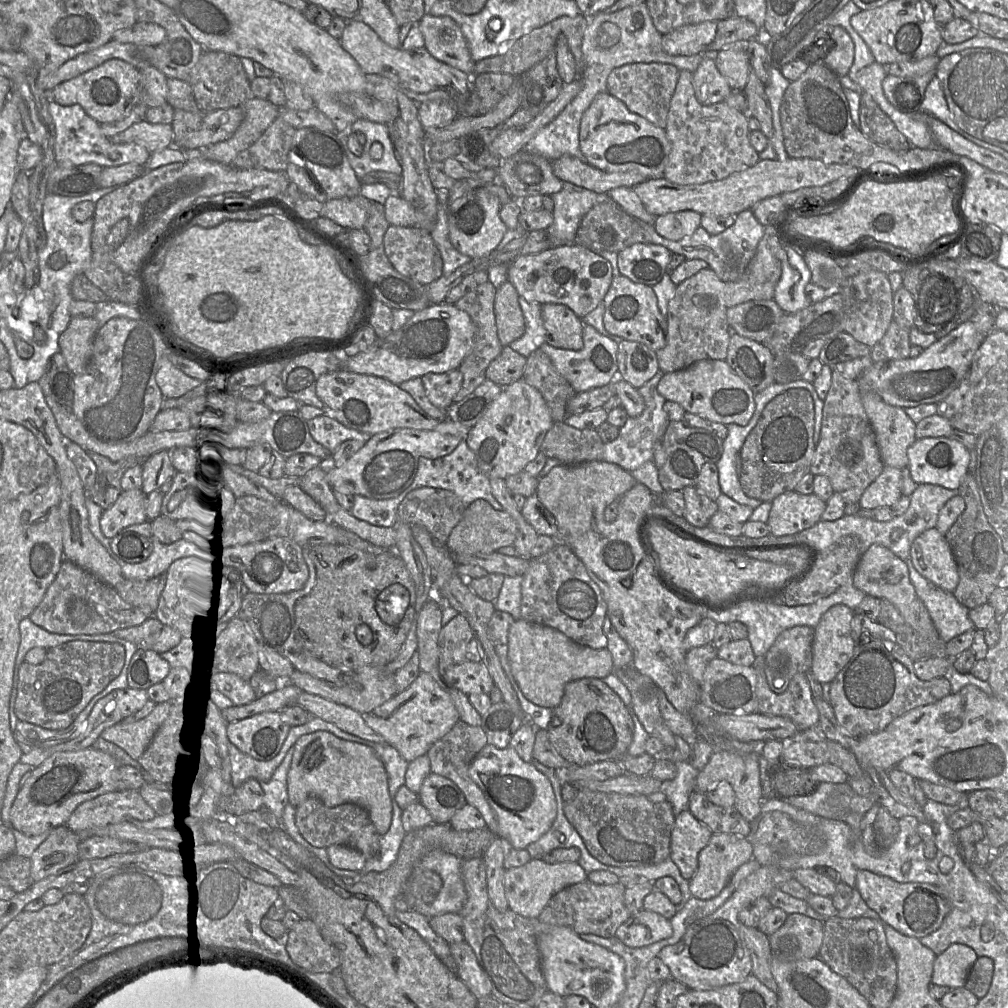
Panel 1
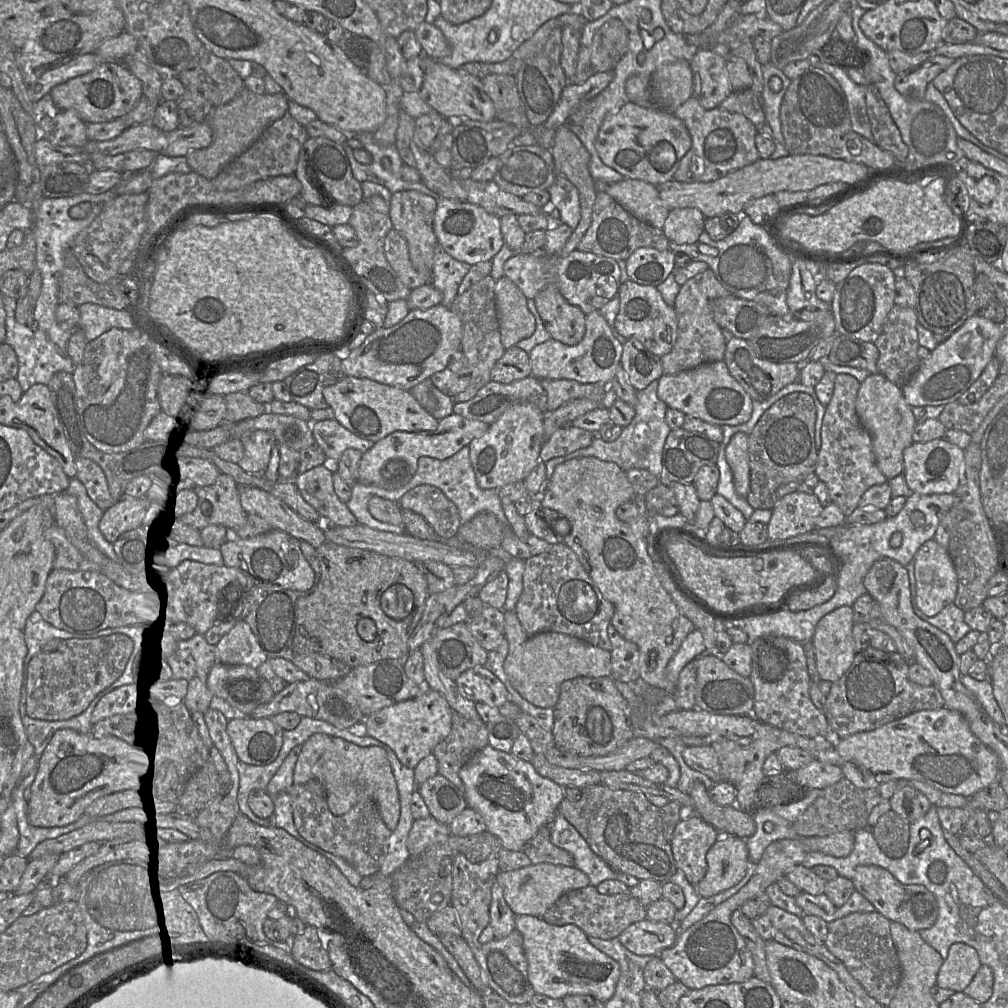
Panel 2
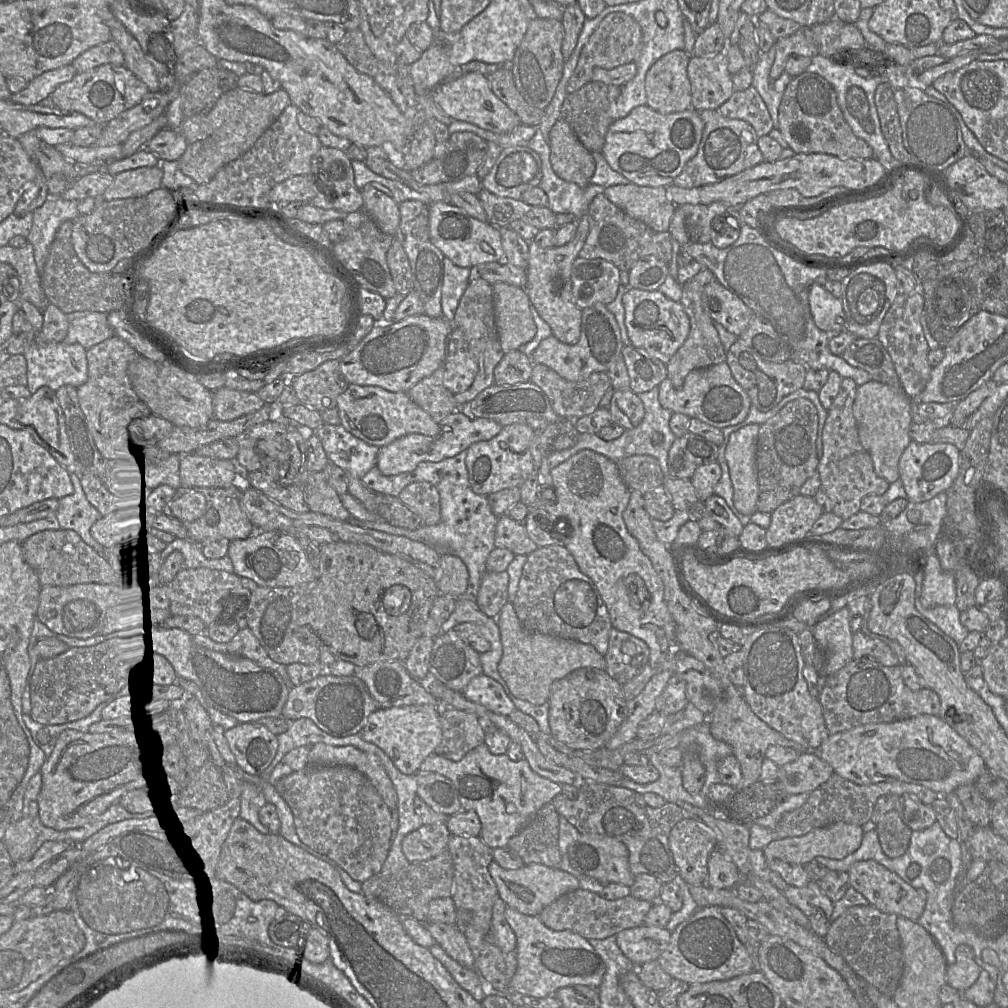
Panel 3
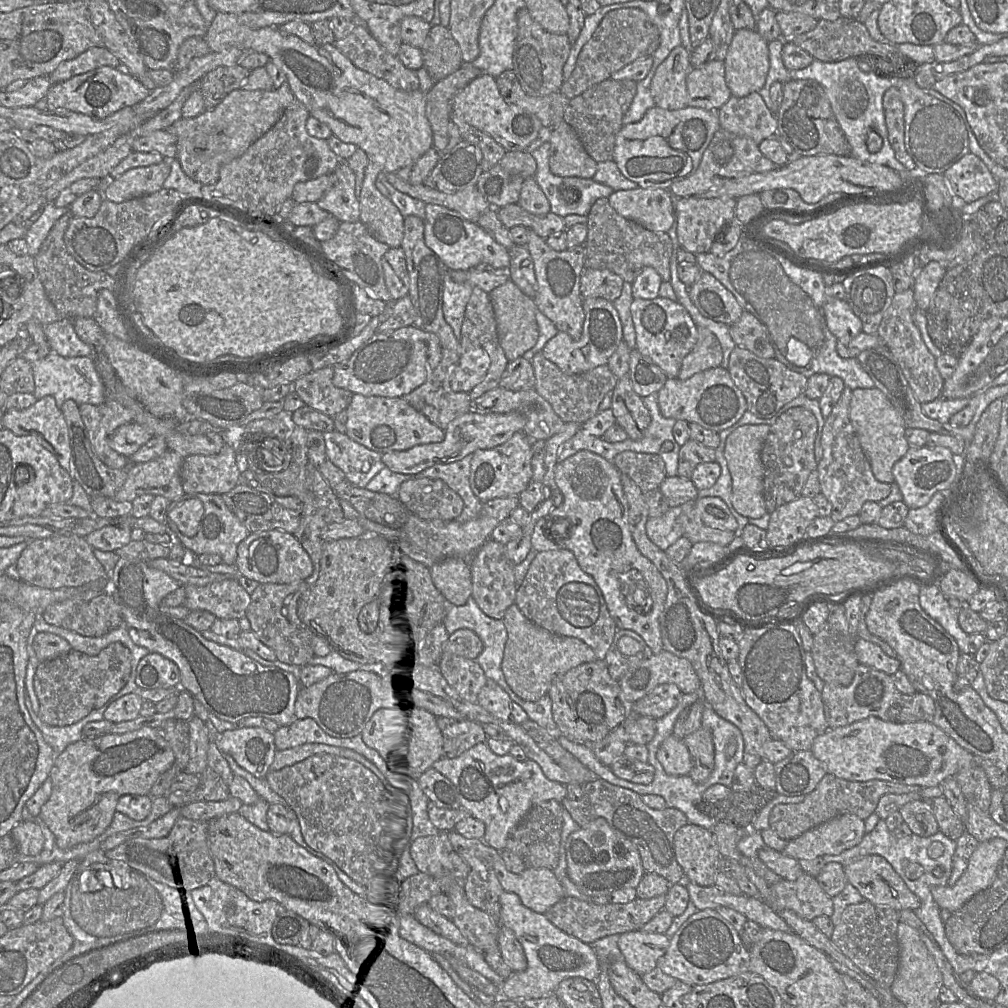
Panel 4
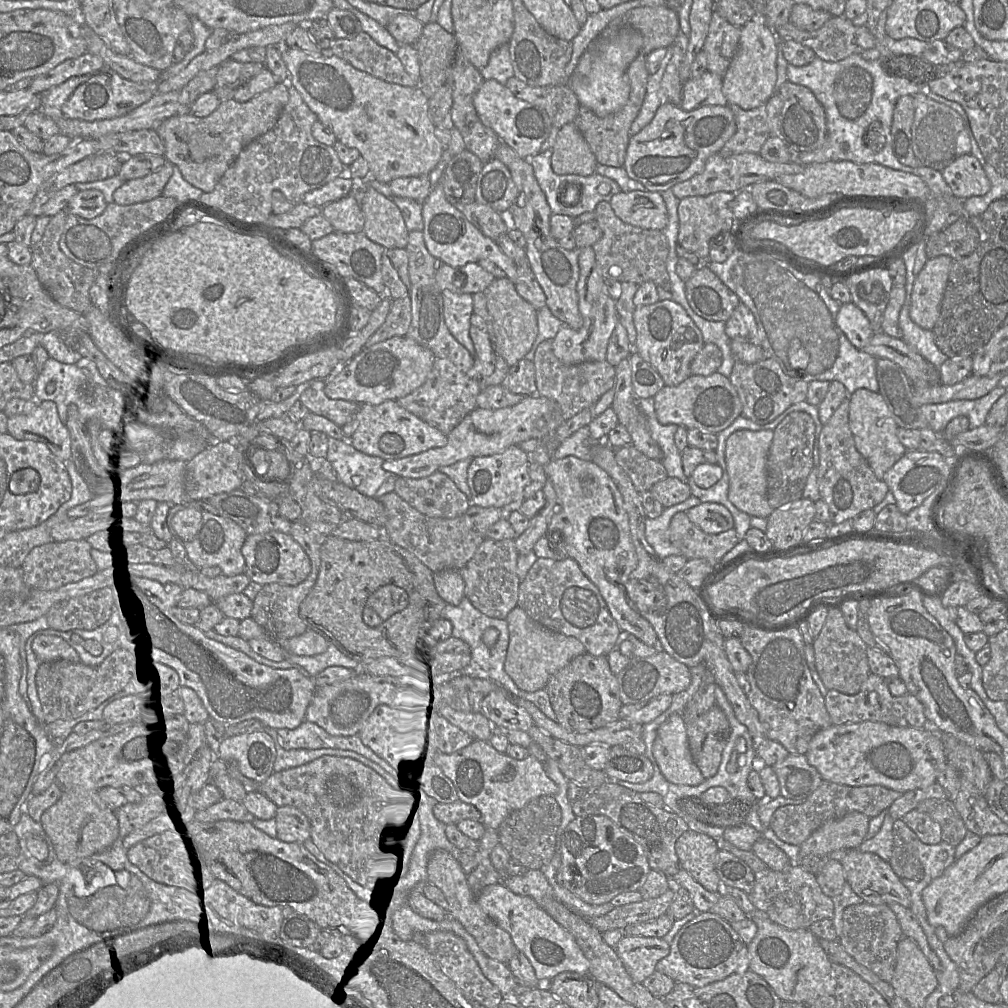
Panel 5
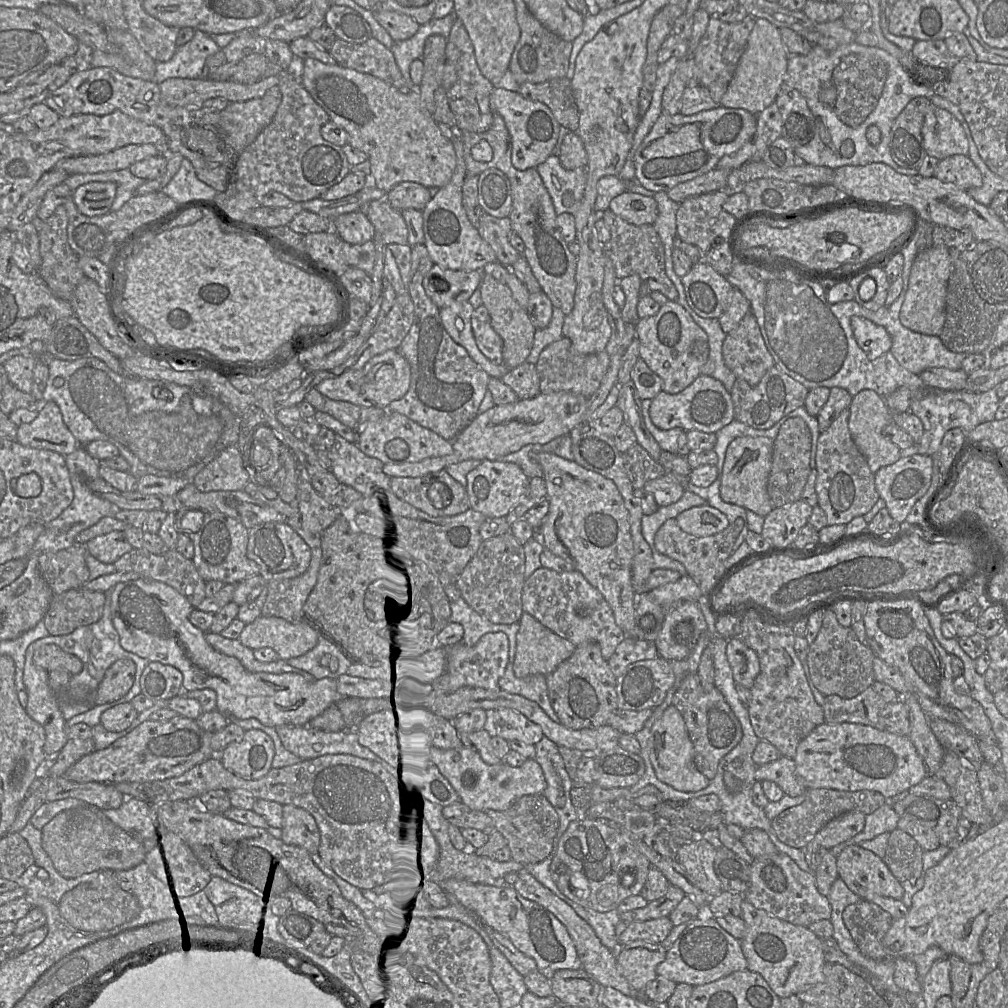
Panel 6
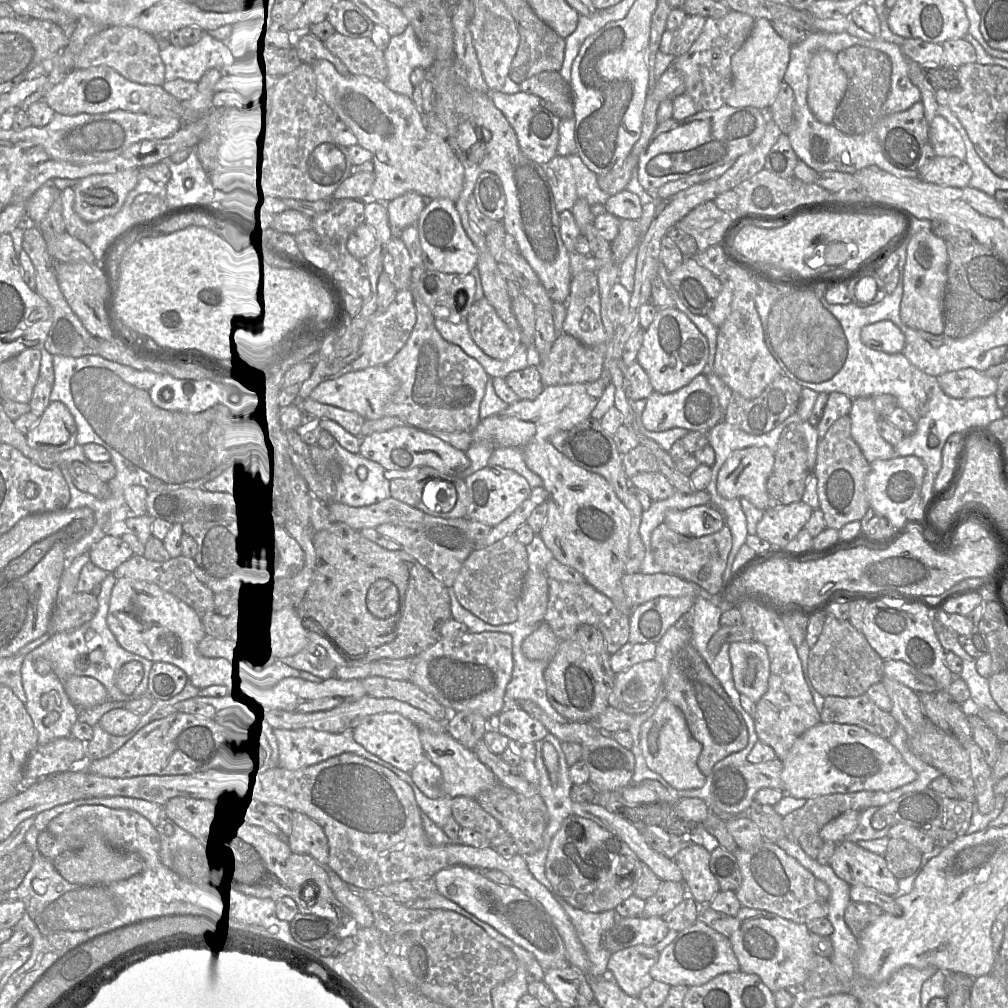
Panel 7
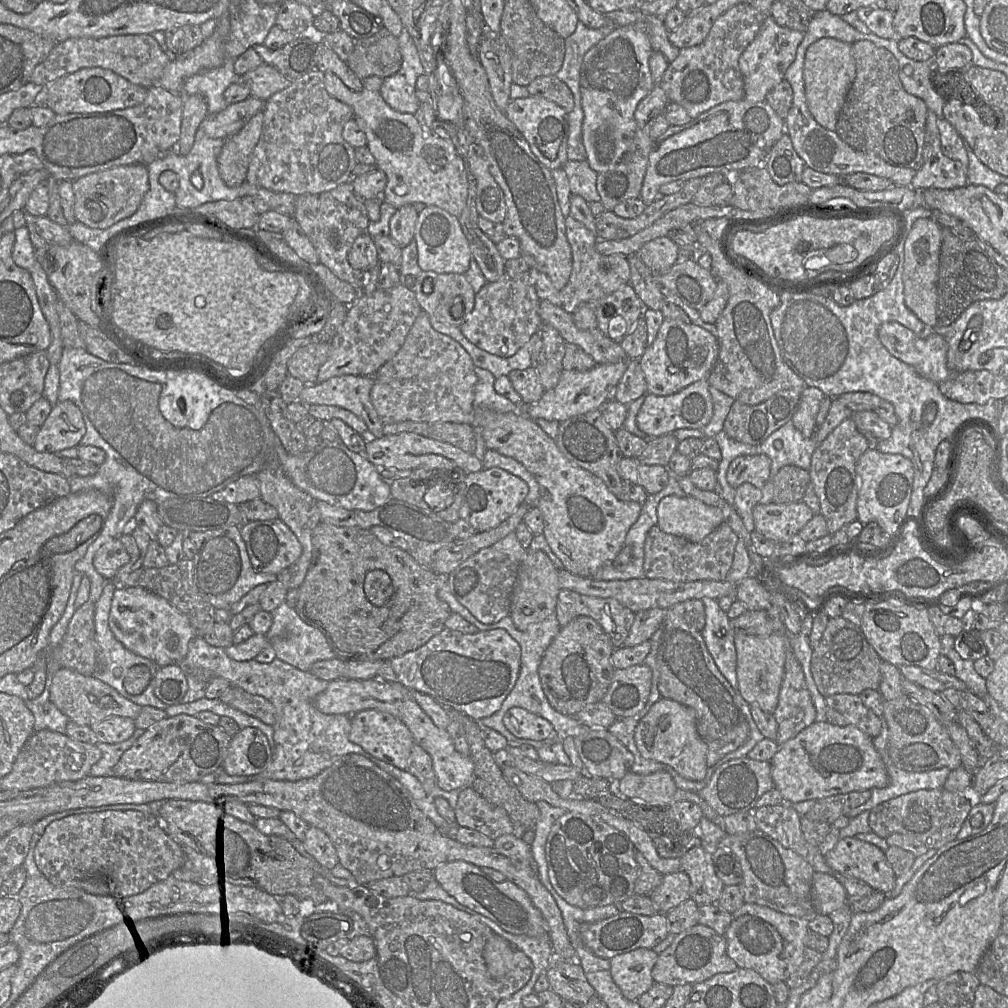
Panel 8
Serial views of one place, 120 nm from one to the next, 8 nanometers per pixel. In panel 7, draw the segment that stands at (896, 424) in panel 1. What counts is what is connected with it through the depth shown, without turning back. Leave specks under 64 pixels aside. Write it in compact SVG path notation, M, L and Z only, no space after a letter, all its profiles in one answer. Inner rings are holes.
M871 397L852 399L850 409L851 435L869 463L898 457L894 446L883 439L878 431L878 415Z

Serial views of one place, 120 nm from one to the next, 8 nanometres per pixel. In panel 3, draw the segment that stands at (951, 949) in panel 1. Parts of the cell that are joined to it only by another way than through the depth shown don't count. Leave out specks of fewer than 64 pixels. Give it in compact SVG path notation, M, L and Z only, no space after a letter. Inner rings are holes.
M958 945L955 959L955 963L947 966L946 983L963 995L978 979L982 968L975 962L974 951L969 945Z

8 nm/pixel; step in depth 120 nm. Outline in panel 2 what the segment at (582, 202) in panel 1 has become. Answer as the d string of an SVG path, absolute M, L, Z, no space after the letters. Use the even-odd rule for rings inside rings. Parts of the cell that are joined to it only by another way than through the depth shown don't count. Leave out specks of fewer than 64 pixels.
M557 175L554 183L547 189L549 205L558 209L560 223L574 230L580 220L579 194L575 186L562 175Z

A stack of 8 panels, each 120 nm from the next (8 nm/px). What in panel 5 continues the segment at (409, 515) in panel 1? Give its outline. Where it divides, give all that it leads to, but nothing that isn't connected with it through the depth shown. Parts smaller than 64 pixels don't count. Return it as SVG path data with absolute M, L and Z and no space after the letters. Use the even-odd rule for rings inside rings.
M436 471L423 478L398 477L394 492L420 513L433 518L455 518L470 507L471 502L456 484L444 473Z

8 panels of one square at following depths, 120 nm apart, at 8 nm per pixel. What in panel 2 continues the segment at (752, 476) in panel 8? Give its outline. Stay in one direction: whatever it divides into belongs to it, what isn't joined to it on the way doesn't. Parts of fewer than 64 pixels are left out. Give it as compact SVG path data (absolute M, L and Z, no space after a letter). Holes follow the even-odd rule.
M737 432L726 447L726 460L733 474L735 491L745 499L750 490L748 439L749 435Z

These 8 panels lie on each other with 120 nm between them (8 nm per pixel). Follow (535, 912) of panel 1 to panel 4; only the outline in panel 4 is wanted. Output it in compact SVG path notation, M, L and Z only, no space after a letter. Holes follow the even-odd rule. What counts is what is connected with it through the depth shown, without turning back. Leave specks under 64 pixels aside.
M500 855L495 858L493 868L503 890L518 895L523 905L534 912L544 914L552 905L566 896L564 888L554 875L553 870L526 867L520 873L513 873L506 869Z

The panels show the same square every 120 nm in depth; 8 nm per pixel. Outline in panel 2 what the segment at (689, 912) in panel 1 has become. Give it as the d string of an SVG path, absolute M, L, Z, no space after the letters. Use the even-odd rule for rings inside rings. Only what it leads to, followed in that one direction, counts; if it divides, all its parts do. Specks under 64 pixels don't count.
M748 859L748 865L744 877L731 888L719 892L713 896L707 898L699 898L699 901L692 909L692 911L680 922L675 924L676 938L679 933L690 927L695 922L702 919L708 914L714 907L721 904L734 894L736 894L752 877L757 863L753 863Z

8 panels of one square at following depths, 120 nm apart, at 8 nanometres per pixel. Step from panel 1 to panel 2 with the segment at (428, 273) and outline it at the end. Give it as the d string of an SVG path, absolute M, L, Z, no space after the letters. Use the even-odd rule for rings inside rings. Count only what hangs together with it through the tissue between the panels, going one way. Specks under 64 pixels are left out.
M394 228L385 237L384 254L388 263L406 287L413 290L426 284L425 280L412 266L407 241Z

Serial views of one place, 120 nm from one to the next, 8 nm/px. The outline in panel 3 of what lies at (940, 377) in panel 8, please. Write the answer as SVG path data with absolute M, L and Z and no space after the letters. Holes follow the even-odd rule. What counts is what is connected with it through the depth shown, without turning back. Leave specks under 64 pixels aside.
M812 284L808 289L808 303L810 313L816 326L826 332L829 338L845 331L845 314L840 298L834 297L829 293L824 285Z

